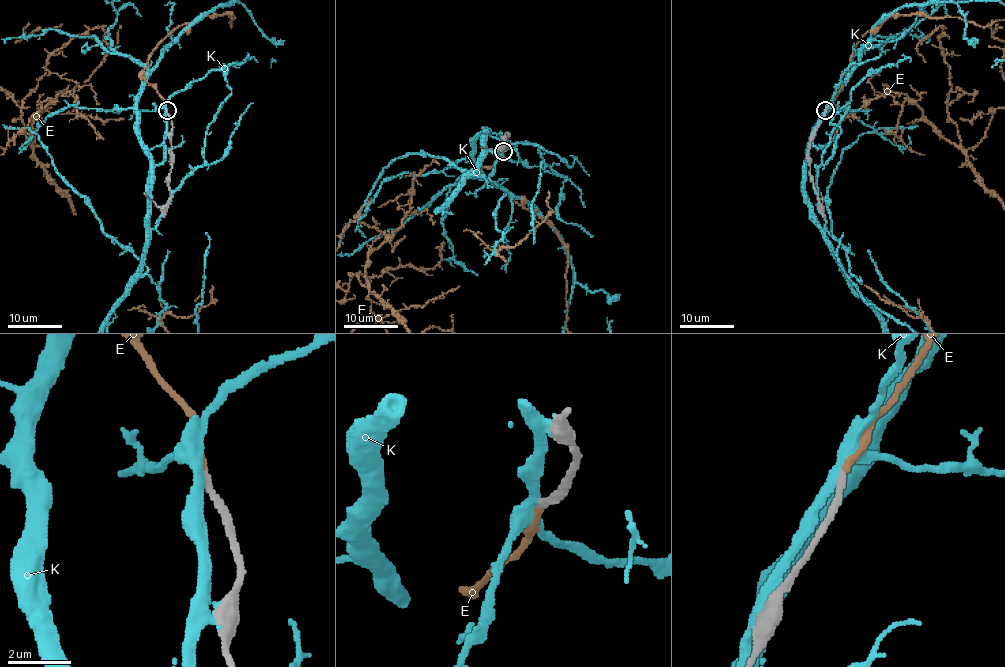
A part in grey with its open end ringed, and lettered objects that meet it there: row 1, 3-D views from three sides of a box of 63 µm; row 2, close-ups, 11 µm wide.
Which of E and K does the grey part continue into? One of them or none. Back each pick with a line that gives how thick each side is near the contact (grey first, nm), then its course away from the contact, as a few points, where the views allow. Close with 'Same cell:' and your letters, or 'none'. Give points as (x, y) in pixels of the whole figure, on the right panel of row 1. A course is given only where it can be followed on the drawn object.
E: 200/200 nm
Same cell: E

